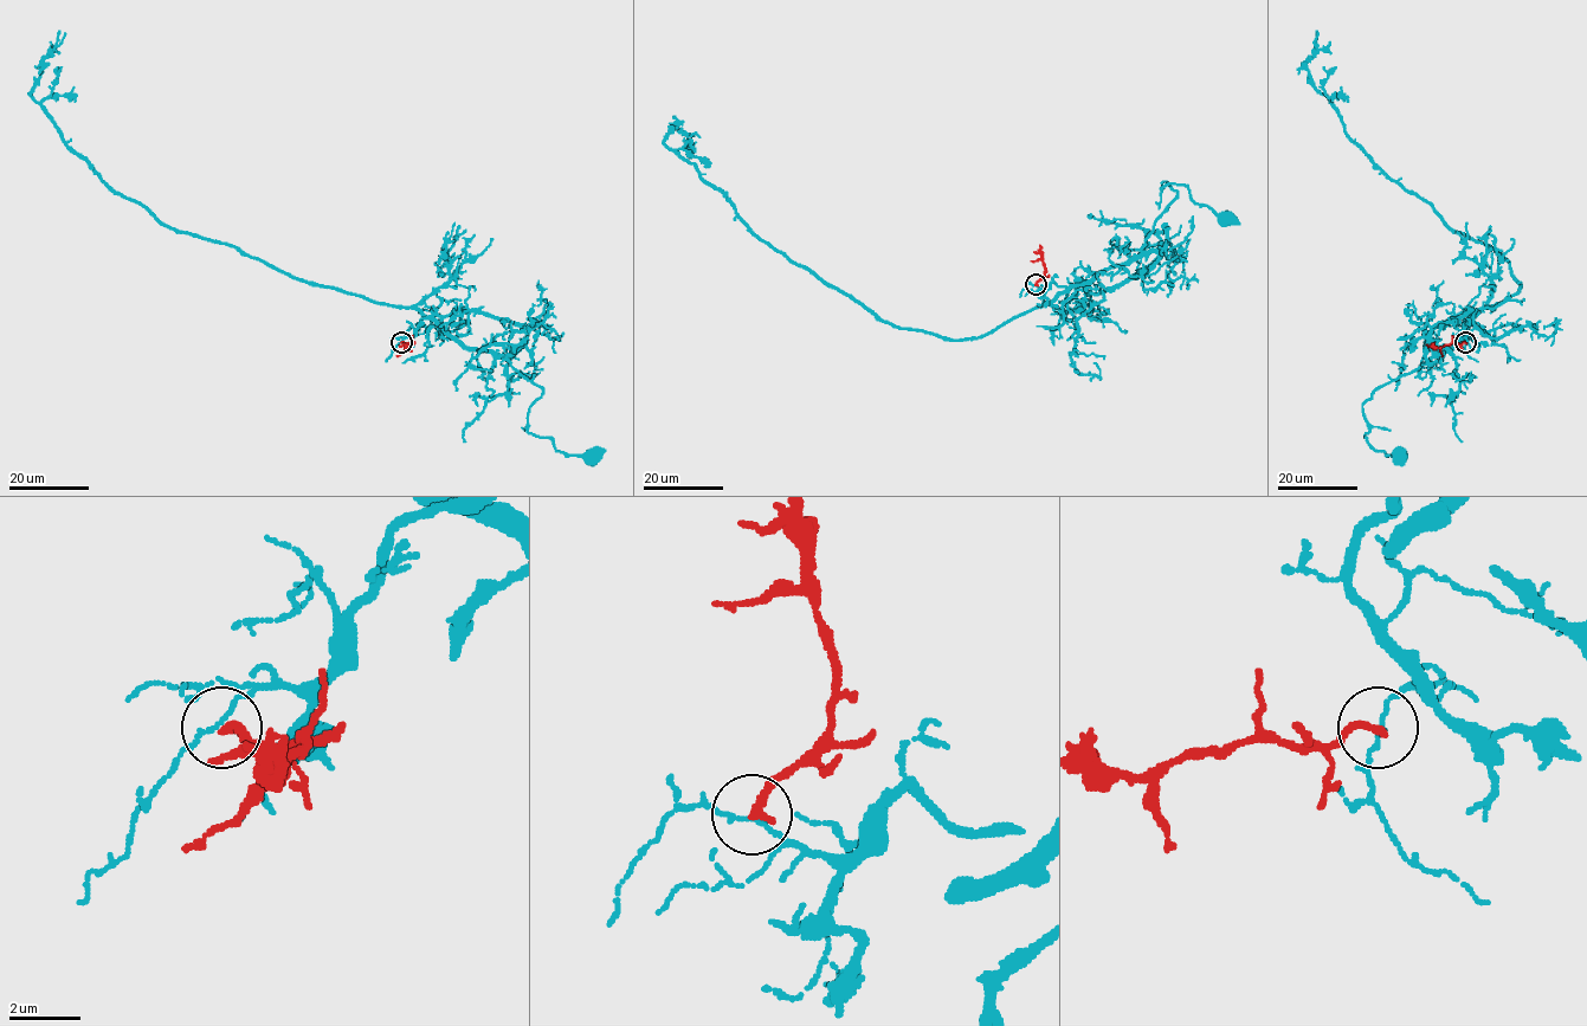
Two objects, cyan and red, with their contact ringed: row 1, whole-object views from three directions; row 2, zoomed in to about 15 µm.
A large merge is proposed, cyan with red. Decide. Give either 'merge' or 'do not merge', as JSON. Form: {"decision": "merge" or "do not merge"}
{"decision": "do not merge"}

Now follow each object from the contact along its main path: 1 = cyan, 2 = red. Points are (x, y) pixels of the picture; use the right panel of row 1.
1: (1466, 342), (1463, 322), (1473, 309), (1433, 329), (1431, 356), (1380, 386), (1362, 406), (1365, 438), (1397, 457)
2: (1466, 342), (1440, 348), (1426, 344)

